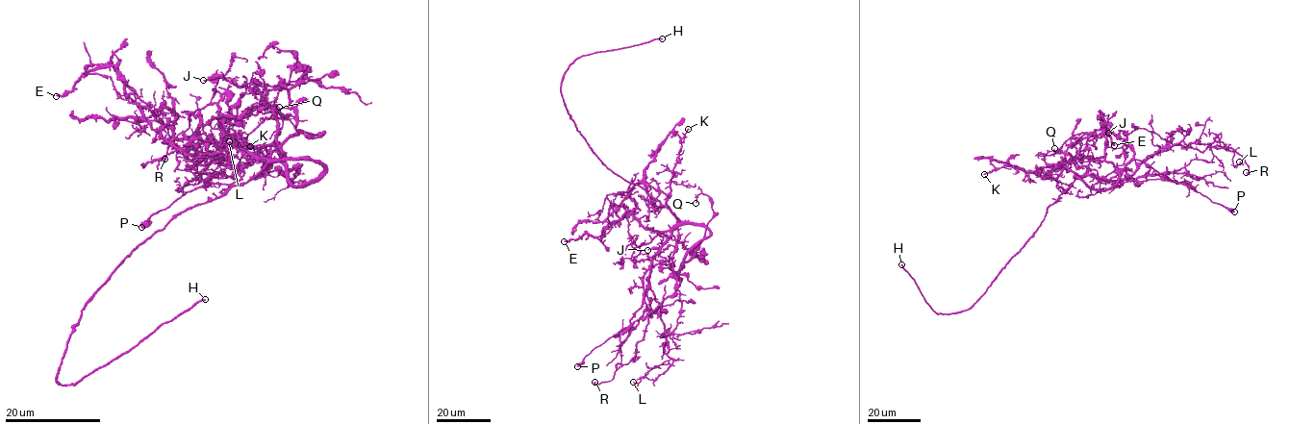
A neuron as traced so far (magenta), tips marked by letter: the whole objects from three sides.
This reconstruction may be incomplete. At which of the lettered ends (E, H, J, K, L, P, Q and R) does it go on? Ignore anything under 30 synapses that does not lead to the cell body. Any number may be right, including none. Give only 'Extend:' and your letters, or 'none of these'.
Extend: H

